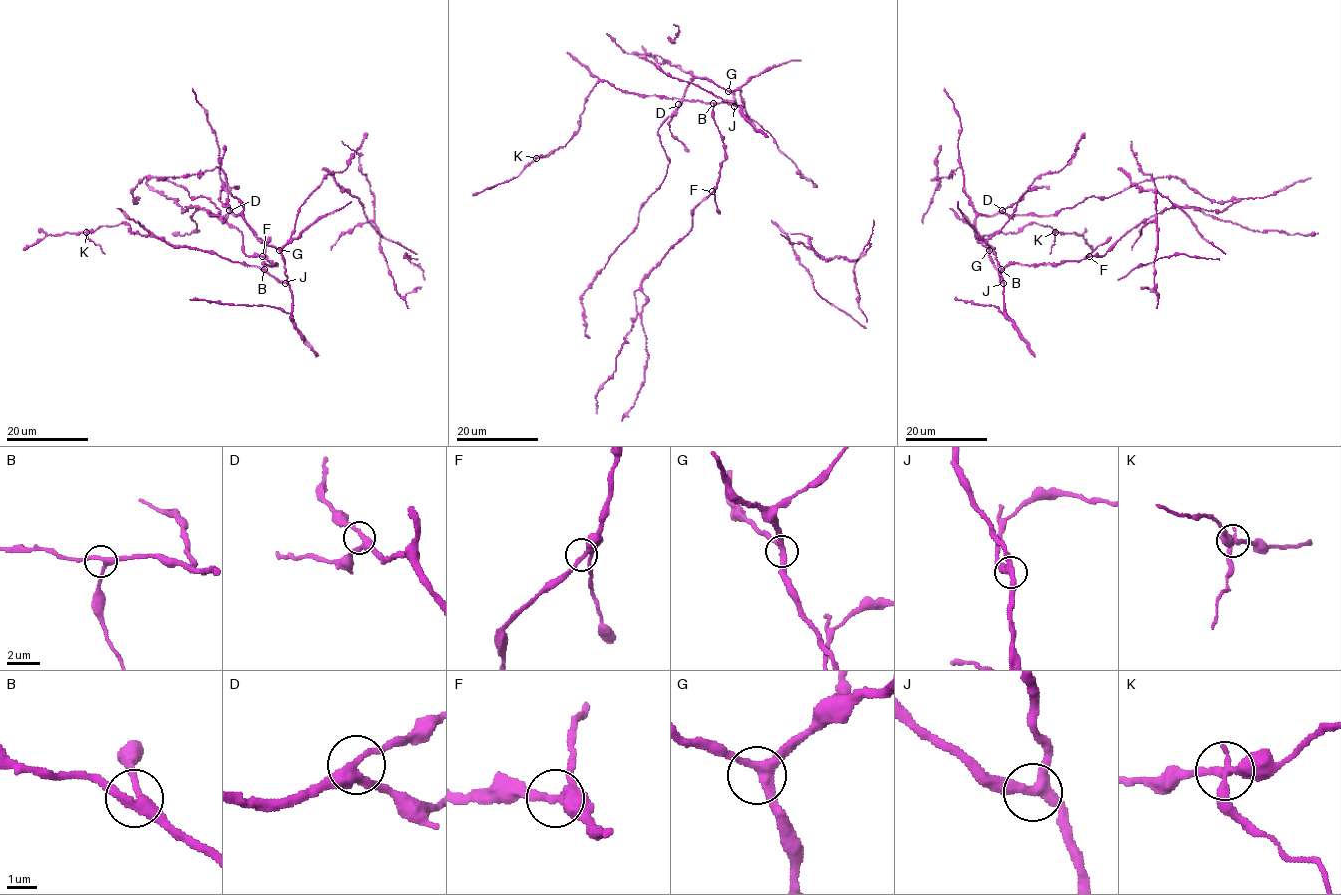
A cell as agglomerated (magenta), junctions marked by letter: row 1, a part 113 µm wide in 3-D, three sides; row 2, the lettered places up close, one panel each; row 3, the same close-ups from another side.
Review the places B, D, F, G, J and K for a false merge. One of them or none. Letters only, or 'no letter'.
K

